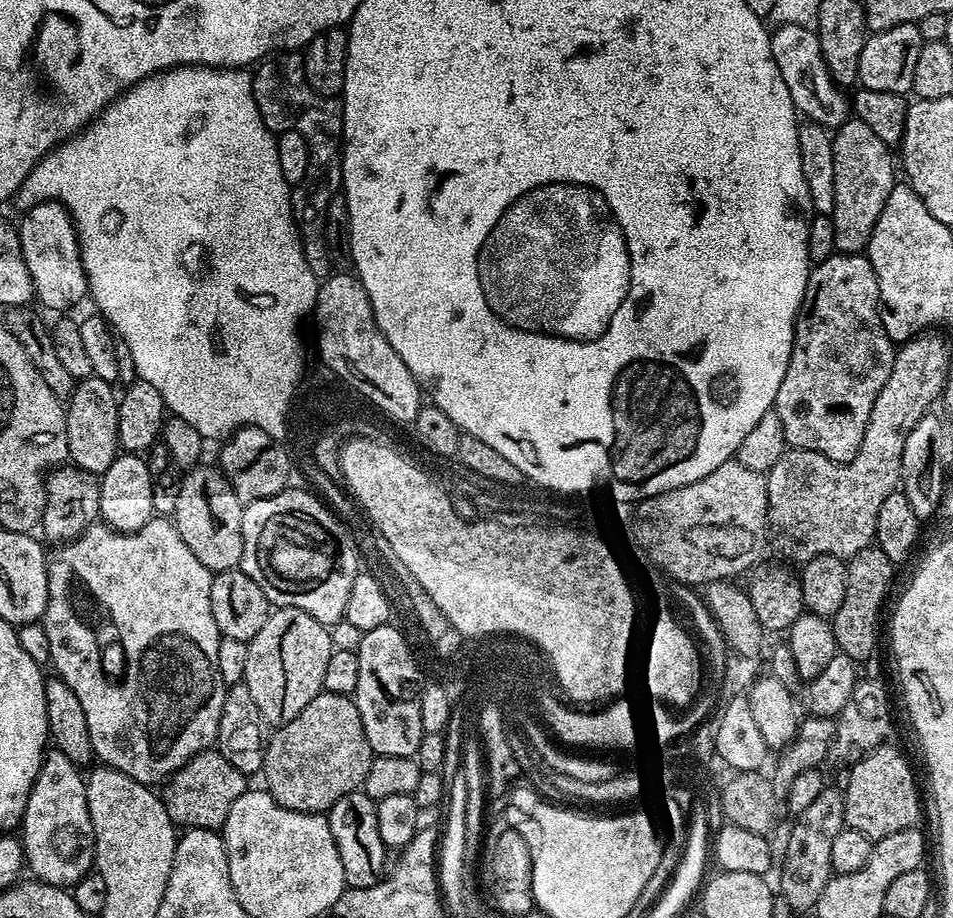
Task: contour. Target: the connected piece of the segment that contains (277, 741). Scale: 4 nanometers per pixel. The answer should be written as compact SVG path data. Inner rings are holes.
M321 690L316 697L294 718L289 724L279 725L271 733L264 749L264 776L263 787L283 808L295 812L327 813L328 809L338 802L338 798L352 794L352 791L363 785L366 774L370 770L374 753L368 744L367 736L363 730L362 718L356 709L356 702L347 695L338 692Z

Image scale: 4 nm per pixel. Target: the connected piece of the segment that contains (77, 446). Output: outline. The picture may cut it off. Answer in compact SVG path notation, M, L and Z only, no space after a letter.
M88 376L85 380L79 381L71 396L66 401L66 442L68 443L68 460L75 467L83 472L90 472L99 478L104 475L106 470L110 470L110 462L118 455L120 439L118 438L118 392L115 392L113 385L109 381Z

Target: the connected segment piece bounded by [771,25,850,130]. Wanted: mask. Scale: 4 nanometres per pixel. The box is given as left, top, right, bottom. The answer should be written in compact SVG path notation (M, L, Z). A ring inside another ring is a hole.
M782 25L771 33L772 57L790 90L797 113L811 123L822 124L829 130L835 130L849 119L850 100L844 97L845 89L832 79L826 58L822 54L820 38L815 31L803 29L802 26Z

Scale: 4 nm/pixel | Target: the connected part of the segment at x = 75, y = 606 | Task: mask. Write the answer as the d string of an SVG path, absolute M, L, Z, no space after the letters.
M154 518L150 522L146 522L146 526L142 526L142 530L137 532L115 532L113 528L109 528L103 522L97 522L90 525L78 539L72 540L69 544L62 544L51 549L48 561L48 605L42 617L42 623L46 630L46 638L50 638L50 664L56 667L55 675L59 679L66 682L66 686L70 686L70 690L74 690L74 698L78 698L78 703L82 705L82 710L86 713L86 730L90 730L90 742L92 743L92 755L101 765L118 770L122 774L126 774L130 778L134 778L139 784L147 784L149 786L159 785L161 782L167 781L169 777L180 771L184 767L184 763L193 758L200 752L209 751L216 744L216 735L218 734L218 722L222 718L222 706L224 705L224 693L226 686L222 682L222 678L218 674L218 646L222 639L218 626L214 622L214 614L210 606L210 586L212 585L212 573L209 568L202 566L202 562L198 562L198 558L194 558L194 554L190 554L190 546L186 546L186 542L182 542L182 538L178 534L175 524L168 518Z

